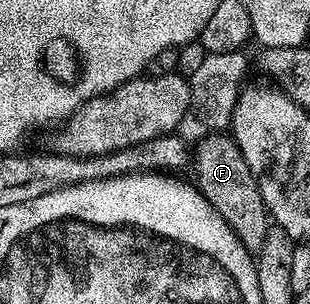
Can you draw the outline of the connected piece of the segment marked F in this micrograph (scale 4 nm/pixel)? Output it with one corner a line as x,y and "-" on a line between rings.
225,132
211,133
199,140
192,153
192,165
194,161
194,183
197,189
208,199
212,207
220,212
221,218
224,219
233,233
244,243
247,250
256,253
263,245
266,233
270,226
266,205
263,203
263,197
260,195
257,176
251,171
250,165
246,164
243,153
240,151
238,144
234,141
233,136

